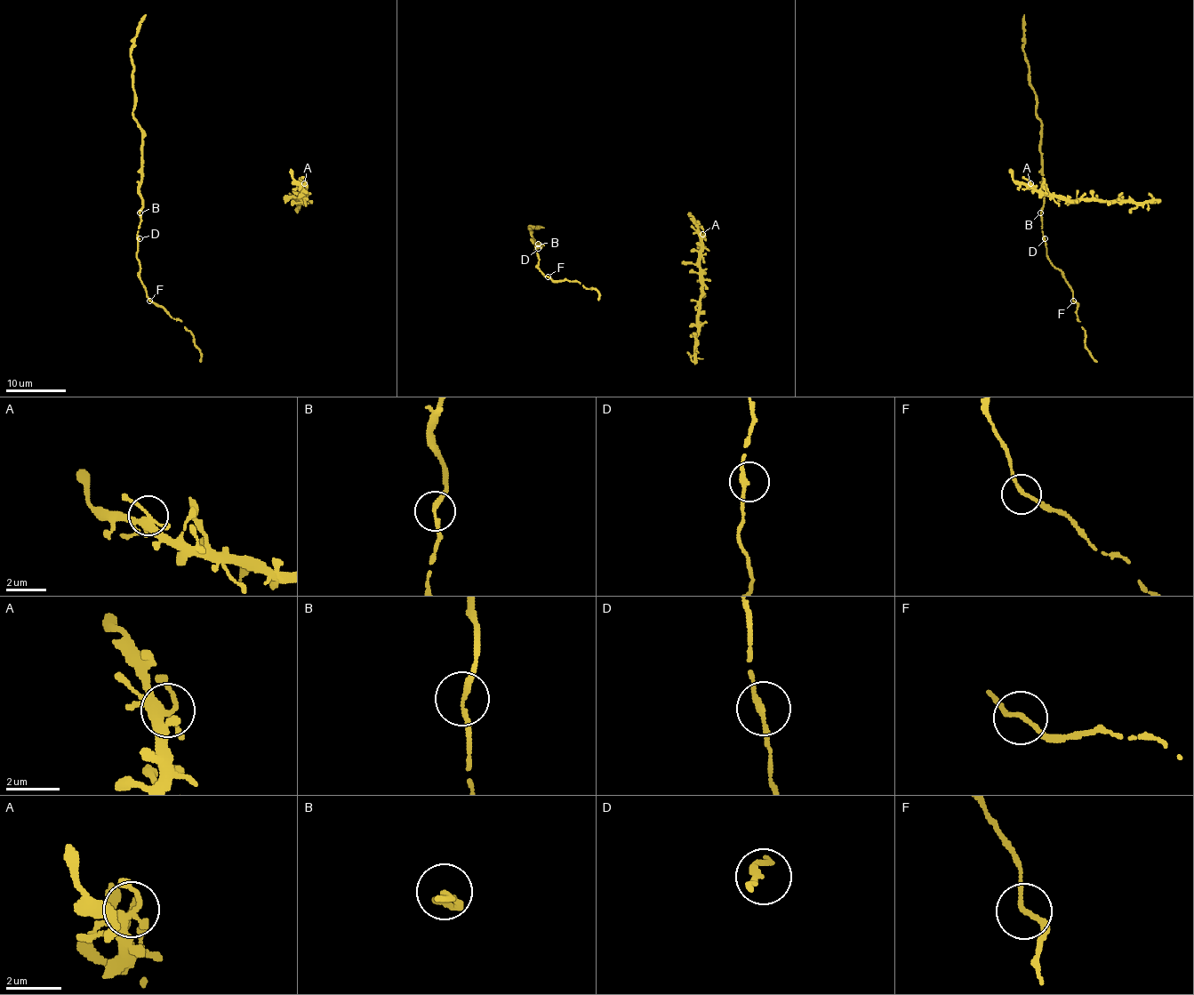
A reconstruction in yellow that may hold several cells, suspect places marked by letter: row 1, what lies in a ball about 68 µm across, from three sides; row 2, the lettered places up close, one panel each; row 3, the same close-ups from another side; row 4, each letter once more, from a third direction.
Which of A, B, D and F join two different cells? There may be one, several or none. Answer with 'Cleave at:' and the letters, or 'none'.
Cleave at: B

